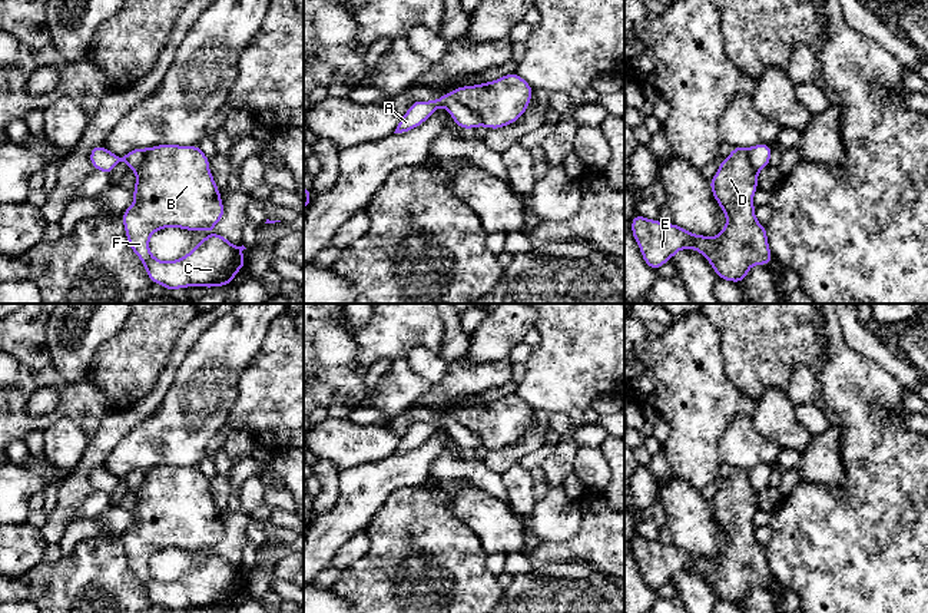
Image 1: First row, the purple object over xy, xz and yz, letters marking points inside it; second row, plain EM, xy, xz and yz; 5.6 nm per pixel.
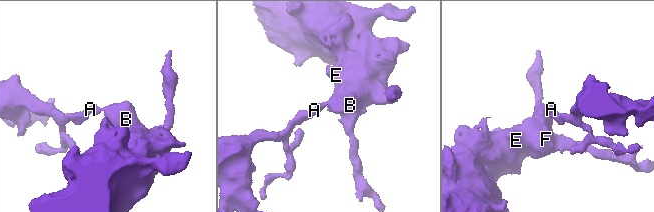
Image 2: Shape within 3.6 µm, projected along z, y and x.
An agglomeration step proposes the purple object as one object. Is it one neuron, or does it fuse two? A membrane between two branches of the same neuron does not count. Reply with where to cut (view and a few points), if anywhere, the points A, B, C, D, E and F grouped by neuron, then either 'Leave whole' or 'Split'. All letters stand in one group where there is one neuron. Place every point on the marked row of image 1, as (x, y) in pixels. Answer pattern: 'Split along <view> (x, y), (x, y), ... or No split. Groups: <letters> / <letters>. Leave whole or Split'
Split along xz (451, 92), (483, 123). Groups: A / B C D E F. Split

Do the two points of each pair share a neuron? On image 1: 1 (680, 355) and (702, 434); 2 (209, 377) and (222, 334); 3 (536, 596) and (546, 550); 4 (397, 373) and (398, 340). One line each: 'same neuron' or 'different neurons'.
1: same neuron
2: same neuron
3: different neurons
4: different neurons

